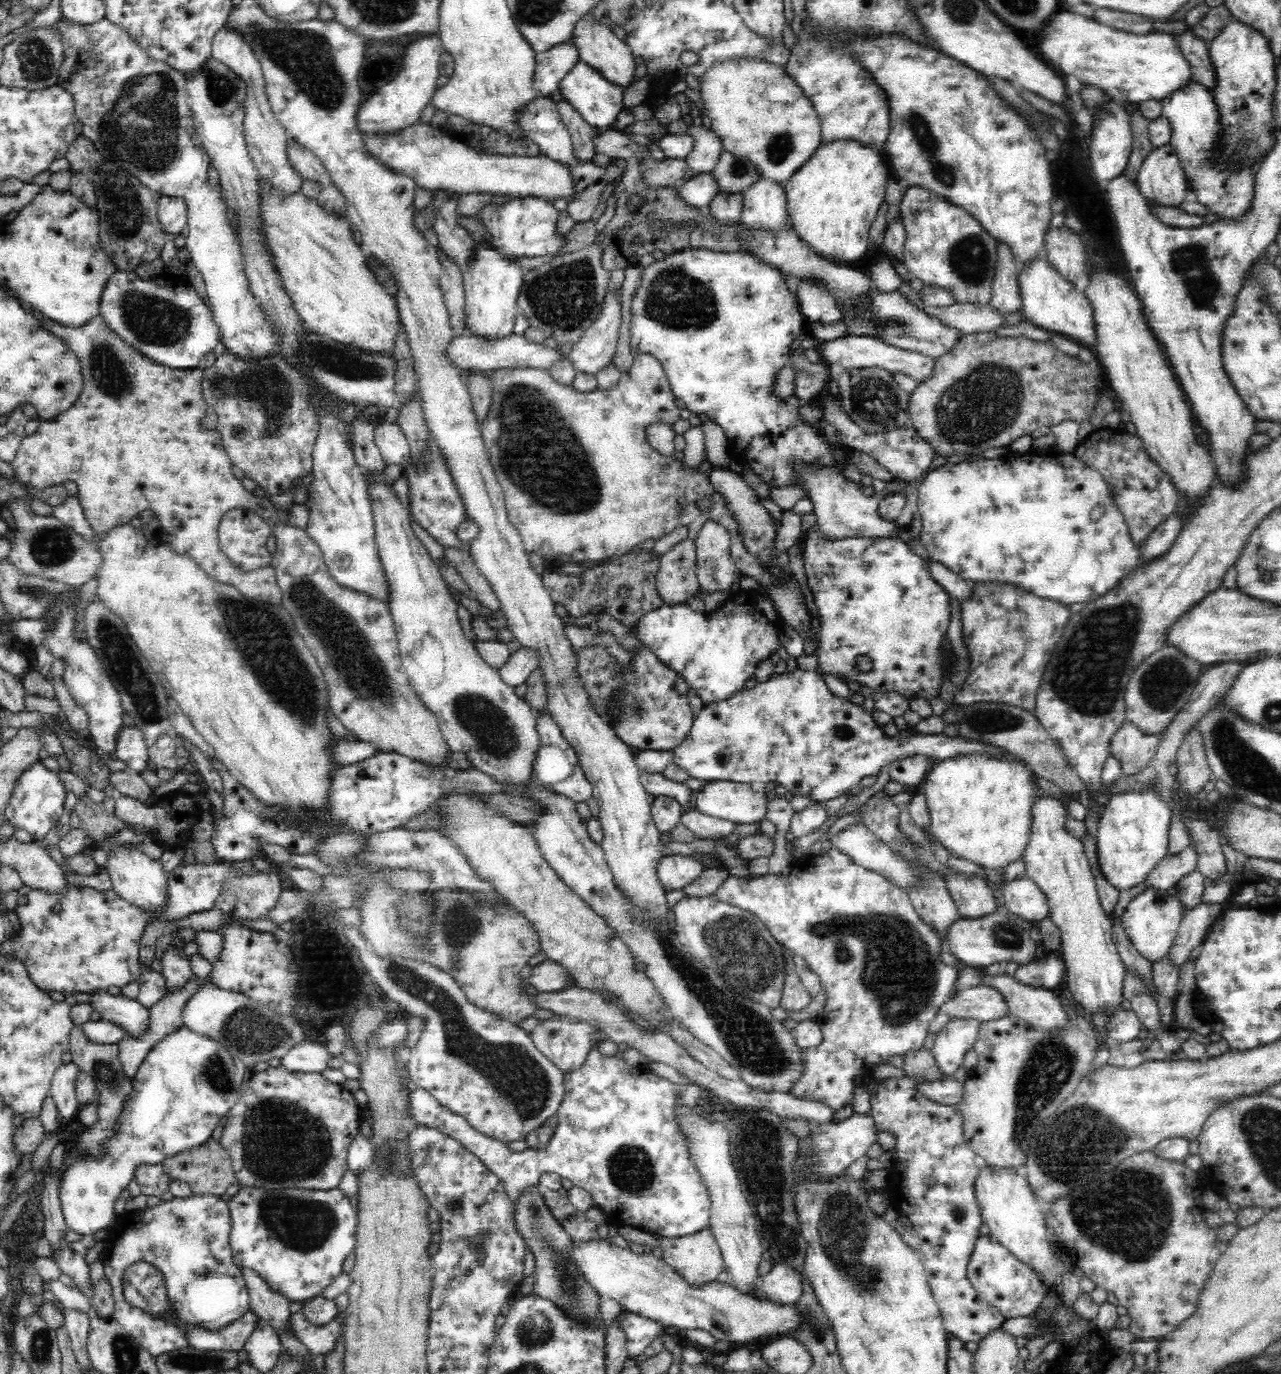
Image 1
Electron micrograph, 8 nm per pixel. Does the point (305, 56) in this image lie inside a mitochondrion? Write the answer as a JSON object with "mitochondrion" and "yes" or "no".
{"mitochondrion":"yes"}

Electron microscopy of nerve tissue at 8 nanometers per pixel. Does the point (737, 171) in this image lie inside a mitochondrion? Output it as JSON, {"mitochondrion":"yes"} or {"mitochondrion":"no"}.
{"mitochondrion":"yes"}

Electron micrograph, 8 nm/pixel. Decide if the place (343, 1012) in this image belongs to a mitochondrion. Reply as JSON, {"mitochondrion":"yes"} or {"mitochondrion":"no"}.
{"mitochondrion":"no"}

